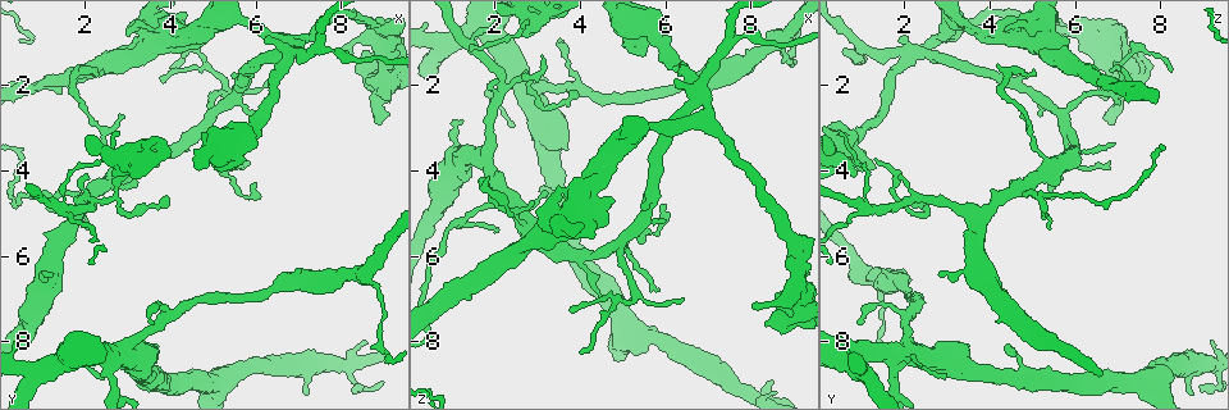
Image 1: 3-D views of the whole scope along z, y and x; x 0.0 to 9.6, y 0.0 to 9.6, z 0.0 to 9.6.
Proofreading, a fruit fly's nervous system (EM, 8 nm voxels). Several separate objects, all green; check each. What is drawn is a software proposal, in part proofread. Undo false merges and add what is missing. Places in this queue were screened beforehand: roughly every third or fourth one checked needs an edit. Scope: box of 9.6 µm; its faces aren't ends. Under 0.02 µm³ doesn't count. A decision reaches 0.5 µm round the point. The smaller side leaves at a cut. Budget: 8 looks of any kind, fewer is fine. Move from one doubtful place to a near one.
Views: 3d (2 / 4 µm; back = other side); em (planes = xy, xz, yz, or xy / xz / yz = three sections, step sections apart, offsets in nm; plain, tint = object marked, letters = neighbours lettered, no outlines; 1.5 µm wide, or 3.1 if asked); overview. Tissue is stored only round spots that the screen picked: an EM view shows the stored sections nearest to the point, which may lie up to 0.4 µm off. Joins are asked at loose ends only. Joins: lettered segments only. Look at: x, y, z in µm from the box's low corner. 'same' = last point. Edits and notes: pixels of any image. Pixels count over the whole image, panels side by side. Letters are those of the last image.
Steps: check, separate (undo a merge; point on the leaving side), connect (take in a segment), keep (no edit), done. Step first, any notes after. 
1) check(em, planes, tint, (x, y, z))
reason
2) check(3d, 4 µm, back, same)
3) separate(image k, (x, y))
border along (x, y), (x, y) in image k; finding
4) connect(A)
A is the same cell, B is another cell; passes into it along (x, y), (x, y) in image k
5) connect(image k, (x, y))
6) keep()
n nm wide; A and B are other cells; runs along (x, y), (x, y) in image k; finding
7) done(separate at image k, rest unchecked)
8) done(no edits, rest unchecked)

check(em, planes, letters, (1.85, 4.95, 3.90))
arms part here

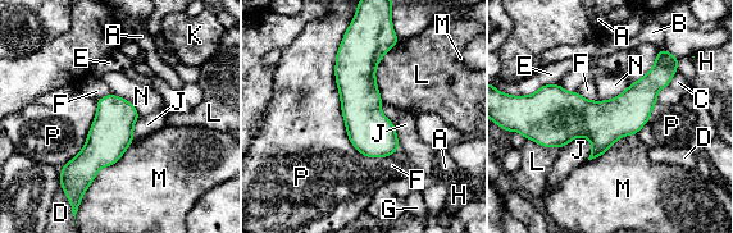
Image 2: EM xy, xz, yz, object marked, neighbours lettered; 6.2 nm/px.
keep()
280 nm wide; A, B, C, D, E, F, G, H, J, K, L, M, N and P are other cells; border along (592, 144), (573, 137), (560, 149) in image 2; one cell here

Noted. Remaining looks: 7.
check(3d, 2 µm, (6.75, 1.25, 2.25))
four arms meet

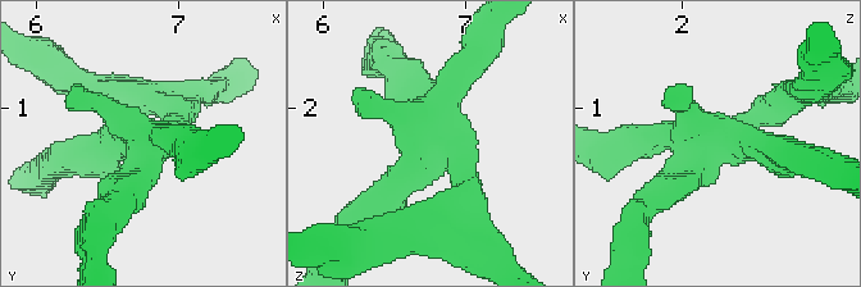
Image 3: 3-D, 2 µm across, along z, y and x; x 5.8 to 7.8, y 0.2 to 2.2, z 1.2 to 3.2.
check(em, planes, letters, (6.78, 1.28, 2.28))

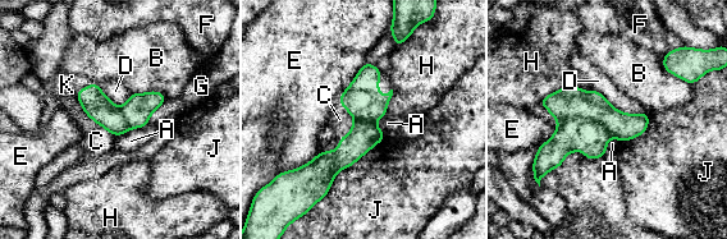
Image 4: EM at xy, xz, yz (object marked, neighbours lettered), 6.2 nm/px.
separate(image 4, (570, 101))
180 nm wide; A, B, C, D, E, F, G, H, J and K are other cells; border along (559, 120), (589, 118), (611, 134) in image 4; two cells meet here

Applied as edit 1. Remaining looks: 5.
check(3d, 4 µm, (8.90, 8.10, 1.35))
sharp bend

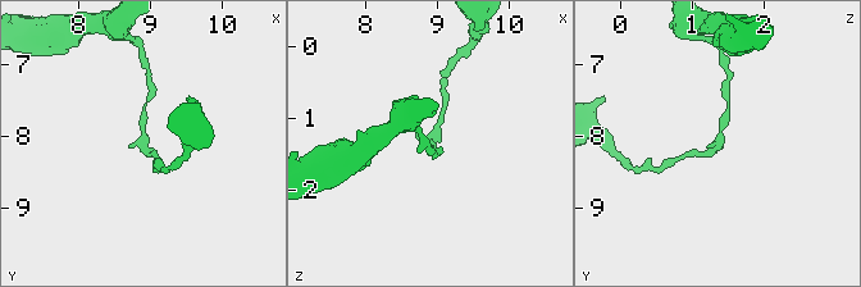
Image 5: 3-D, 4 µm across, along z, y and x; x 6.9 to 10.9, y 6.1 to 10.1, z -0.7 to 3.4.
check(em, planes, letters, (8.90, 8.05, 1.40))

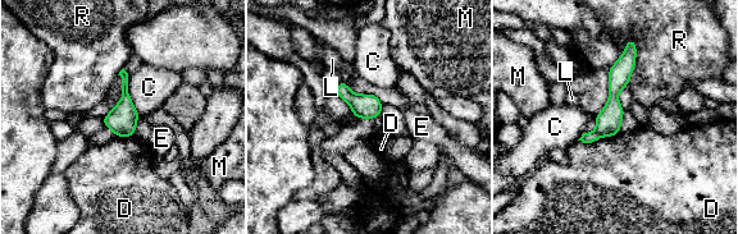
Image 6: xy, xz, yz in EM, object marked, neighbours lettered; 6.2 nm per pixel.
separate(image 6, (591, 137))
R touches over 320 nm; C, D, E, L, M and R are other cells; border along (595, 131), (600, 136) in image 6; two cells meet here

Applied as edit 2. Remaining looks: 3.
done(separate at image 4, separate at image 6, rest unchecked)

